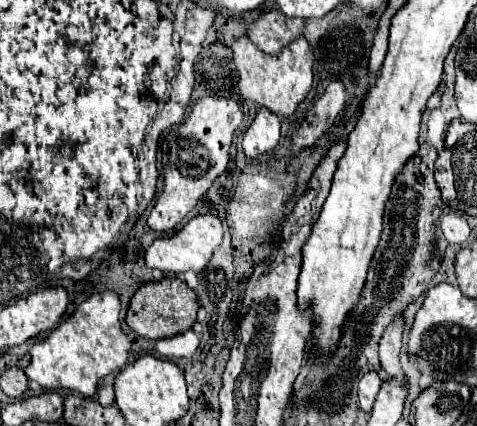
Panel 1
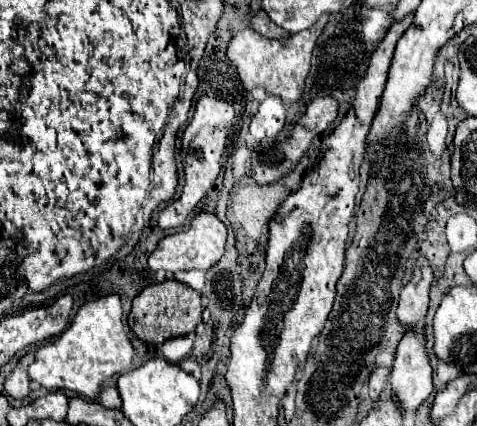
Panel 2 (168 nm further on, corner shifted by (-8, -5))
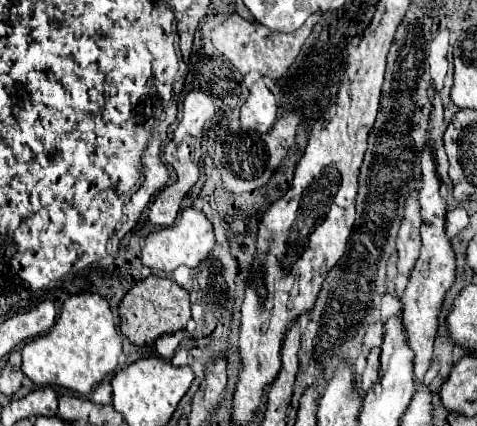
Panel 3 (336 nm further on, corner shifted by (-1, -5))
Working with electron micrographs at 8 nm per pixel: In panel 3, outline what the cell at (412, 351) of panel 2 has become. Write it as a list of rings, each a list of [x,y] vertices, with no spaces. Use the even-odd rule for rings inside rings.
[[[425,149],[423,157],[421,157],[421,171],[423,171],[423,185],[419,191],[419,203],[421,203],[421,255],[417,259],[417,265],[409,277],[407,289],[401,297],[401,321],[405,325],[405,337],[407,343],[411,347],[411,351],[415,353],[413,359],[413,379],[415,383],[423,381],[423,375],[429,369],[431,363],[431,355],[433,355],[433,339],[437,333],[437,313],[441,309],[445,291],[453,285],[455,281],[455,255],[453,249],[445,237],[445,211],[447,205],[439,195],[439,177],[435,173],[433,161]]]

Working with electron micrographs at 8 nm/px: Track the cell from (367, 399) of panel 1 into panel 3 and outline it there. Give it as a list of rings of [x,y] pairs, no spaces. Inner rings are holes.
[[[373,347],[371,353],[369,353],[369,357],[367,357],[367,367],[365,367],[363,385],[361,385],[363,391],[369,391],[369,387],[373,387],[373,383],[377,381],[377,375],[379,375],[379,371],[377,371],[377,367],[379,367],[379,363],[377,363],[379,353],[381,353],[381,349],[379,347]]]

